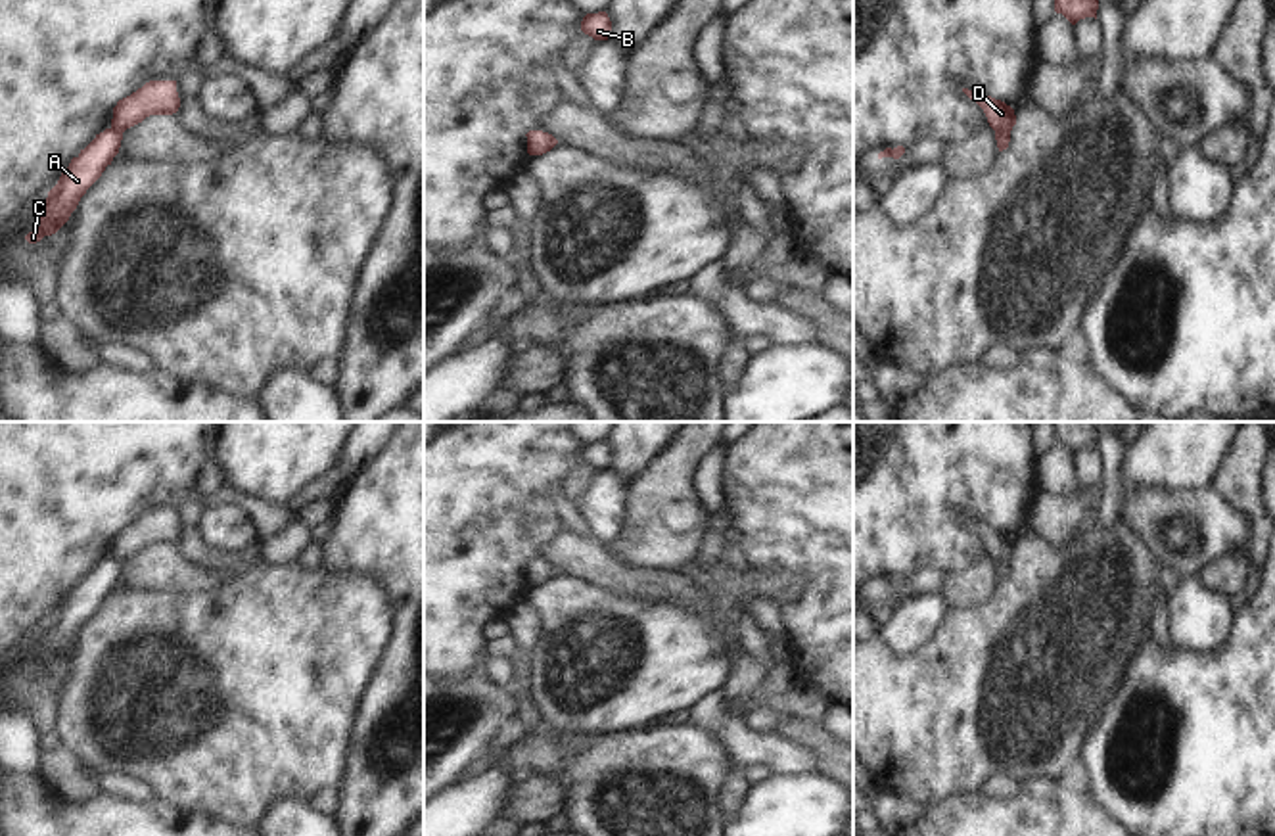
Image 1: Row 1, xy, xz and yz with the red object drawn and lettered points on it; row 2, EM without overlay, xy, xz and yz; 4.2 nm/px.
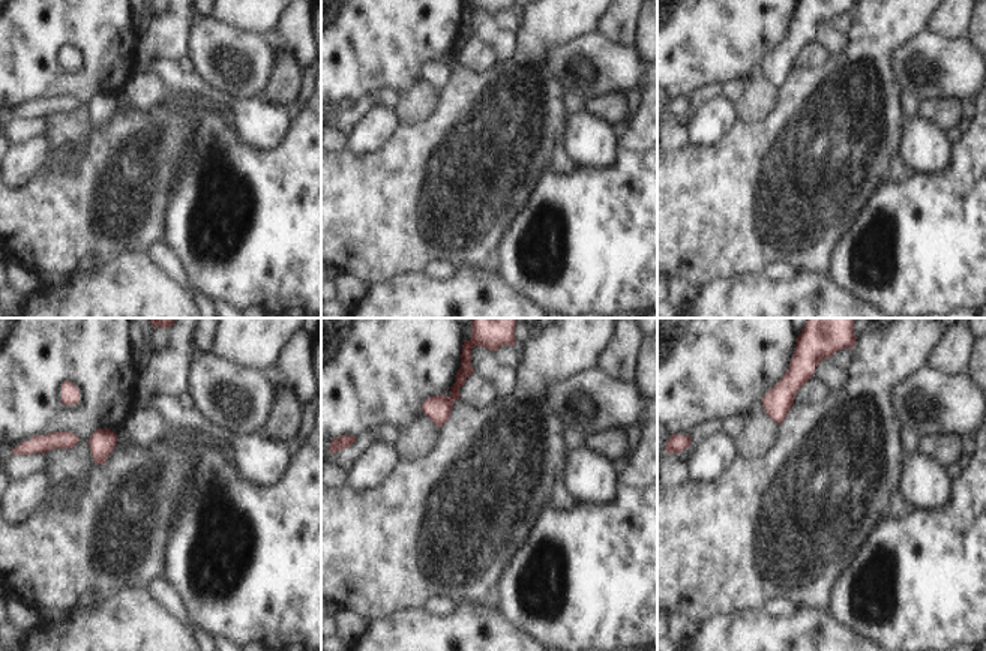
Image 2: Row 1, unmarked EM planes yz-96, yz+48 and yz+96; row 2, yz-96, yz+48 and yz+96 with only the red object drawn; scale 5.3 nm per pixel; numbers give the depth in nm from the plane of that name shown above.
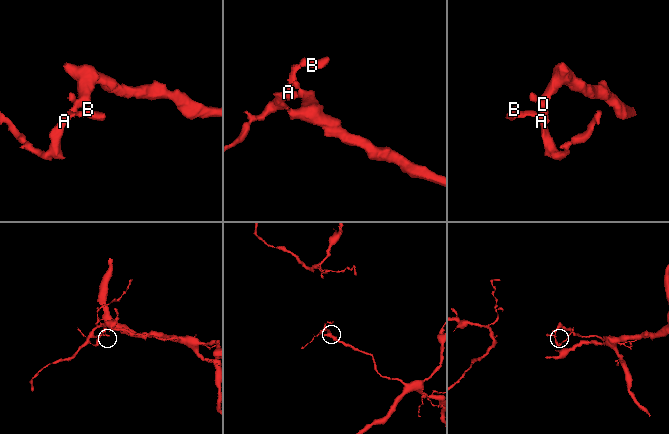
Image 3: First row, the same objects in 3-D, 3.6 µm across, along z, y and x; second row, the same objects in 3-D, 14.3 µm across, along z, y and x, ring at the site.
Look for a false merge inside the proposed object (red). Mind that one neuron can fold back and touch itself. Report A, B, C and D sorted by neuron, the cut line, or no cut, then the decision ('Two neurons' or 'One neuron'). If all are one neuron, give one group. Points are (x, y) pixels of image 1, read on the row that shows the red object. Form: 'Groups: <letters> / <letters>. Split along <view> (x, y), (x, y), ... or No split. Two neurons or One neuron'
Groups: A B C / D. Split along yz (1009, 129), (996, 133). Two neurons.

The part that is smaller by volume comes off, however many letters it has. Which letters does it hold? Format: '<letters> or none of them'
A, B, C

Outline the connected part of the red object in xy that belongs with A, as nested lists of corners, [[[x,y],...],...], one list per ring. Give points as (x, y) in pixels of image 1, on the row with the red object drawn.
[[[105,128],[71,159],[58,184],[48,192],[40,226],[25,236],[29,244],[56,234],[77,209],[86,190],[102,176],[113,157],[119,153],[123,132]]]

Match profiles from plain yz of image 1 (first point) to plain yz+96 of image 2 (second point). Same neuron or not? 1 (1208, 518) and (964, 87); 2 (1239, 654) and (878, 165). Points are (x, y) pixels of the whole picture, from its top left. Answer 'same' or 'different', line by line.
1: same
2: different

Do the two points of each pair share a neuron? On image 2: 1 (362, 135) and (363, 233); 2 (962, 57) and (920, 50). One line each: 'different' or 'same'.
1: different
2: same

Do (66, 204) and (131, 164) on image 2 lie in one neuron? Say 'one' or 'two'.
one

